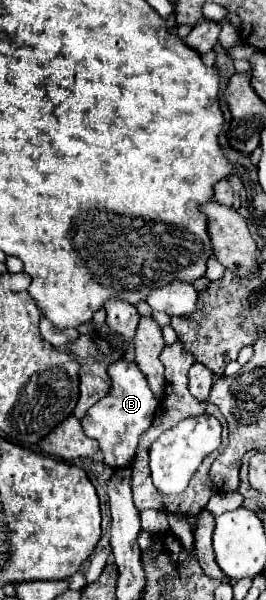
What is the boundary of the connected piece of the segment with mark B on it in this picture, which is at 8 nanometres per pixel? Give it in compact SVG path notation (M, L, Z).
M121 358L107 368L107 374L111 378L109 394L87 410L81 425L89 438L99 442L99 450L103 452L105 464L109 464L111 468L125 468L135 458L139 436L153 422L157 400L135 362L127 362L125 358Z

